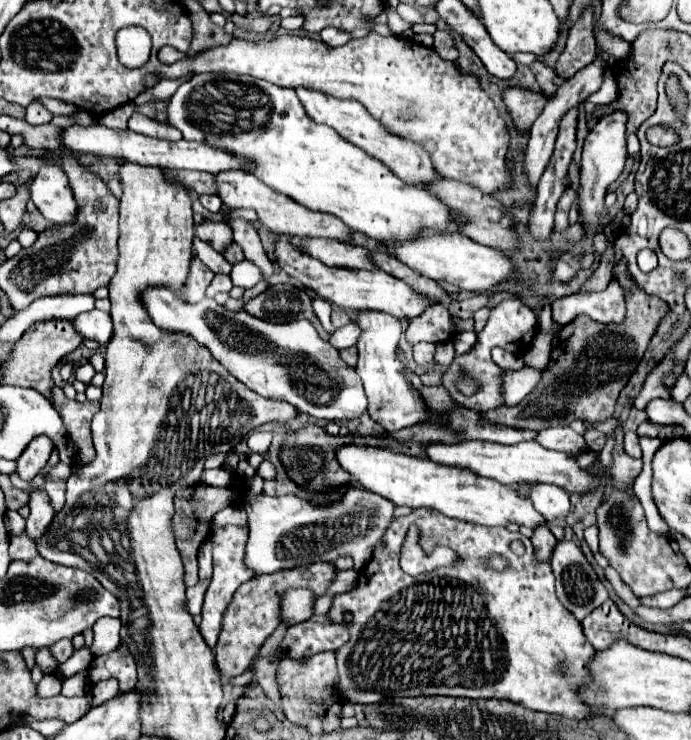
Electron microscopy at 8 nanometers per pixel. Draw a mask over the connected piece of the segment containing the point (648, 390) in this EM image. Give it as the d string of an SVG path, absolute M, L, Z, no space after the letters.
M665 358L651 370L651 374L647 376L643 384L643 390L639 392L635 400L637 408L643 410L647 400L653 400L653 398L671 398L671 388L663 384L663 378L669 376L669 368L671 368L671 358Z

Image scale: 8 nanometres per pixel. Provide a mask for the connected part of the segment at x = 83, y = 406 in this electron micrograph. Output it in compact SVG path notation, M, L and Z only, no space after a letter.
M53 386L51 398L53 398L53 406L57 408L57 412L67 428L67 434L73 442L75 464L77 466L89 464L95 458L95 448L91 442L89 424L91 424L91 418L99 412L101 404L91 402L91 400L85 400L85 402L69 400L69 398L65 398L63 389L59 386Z

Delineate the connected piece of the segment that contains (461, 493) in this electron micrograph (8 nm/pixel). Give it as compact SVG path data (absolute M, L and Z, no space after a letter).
M345 444L335 450L337 462L345 472L349 472L363 488L381 494L393 500L397 506L409 508L431 508L447 514L451 518L459 518L465 522L485 524L485 526L505 526L507 522L517 522L527 528L535 528L545 524L543 516L535 512L529 498L523 498L515 492L515 486L499 484L491 478L477 476L463 468L443 466L429 458L415 458L407 454L397 454L387 448L377 446L359 446Z

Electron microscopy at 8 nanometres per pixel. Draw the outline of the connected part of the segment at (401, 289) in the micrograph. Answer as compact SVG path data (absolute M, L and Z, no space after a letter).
M277 236L275 240L275 258L277 264L297 282L303 282L305 288L313 290L319 298L339 306L339 308L349 308L349 310L363 310L363 308L373 308L373 310L383 310L387 314L399 316L399 318L409 318L409 316L417 316L419 312L423 312L423 308L431 306L433 300L427 300L419 294L415 294L405 282L397 280L395 276L375 270L351 270L351 268L341 268L341 266L327 266L321 260L305 254L303 250L295 248L291 244L291 236Z

